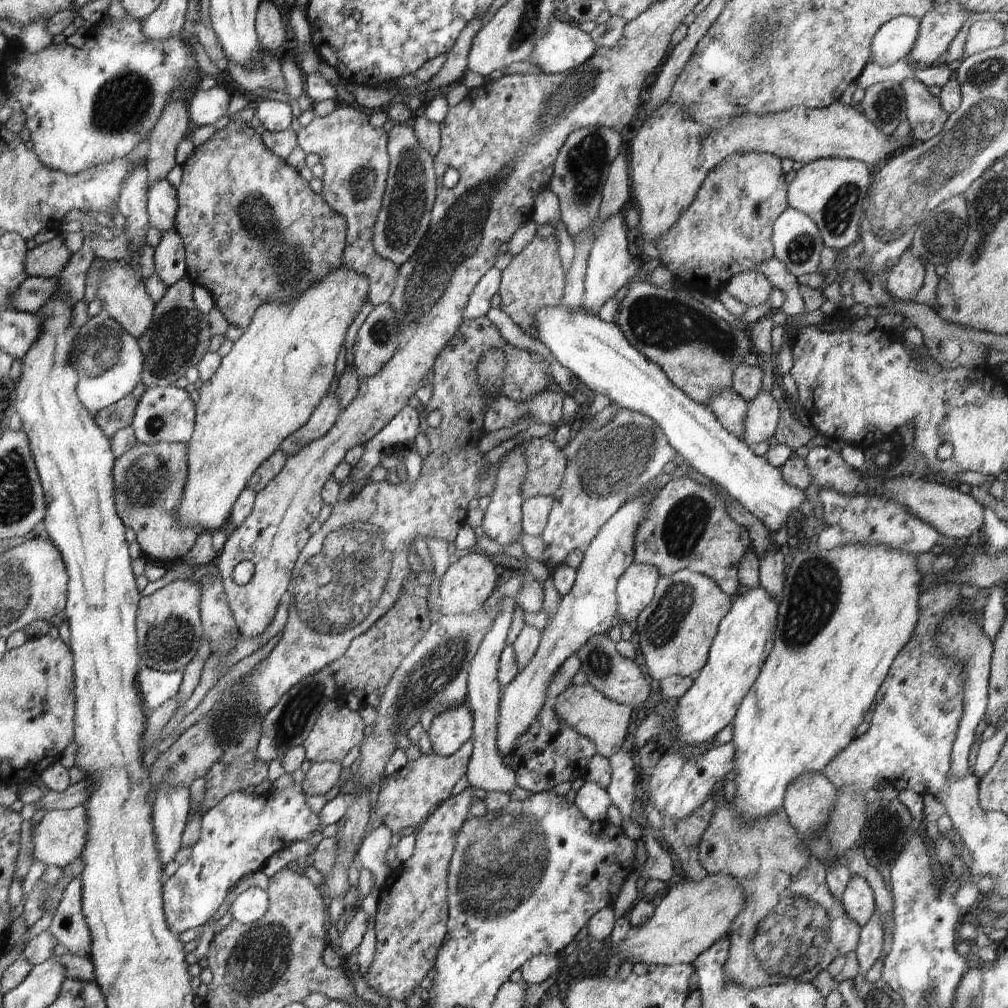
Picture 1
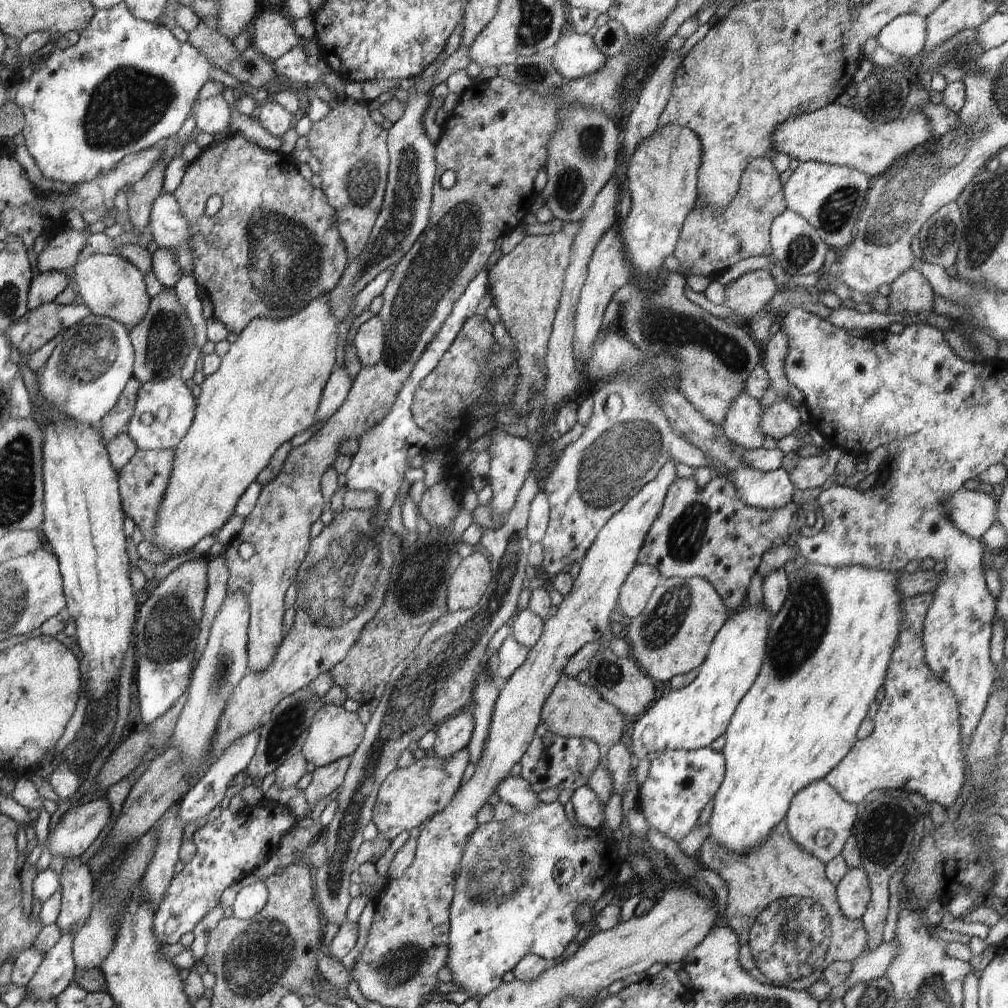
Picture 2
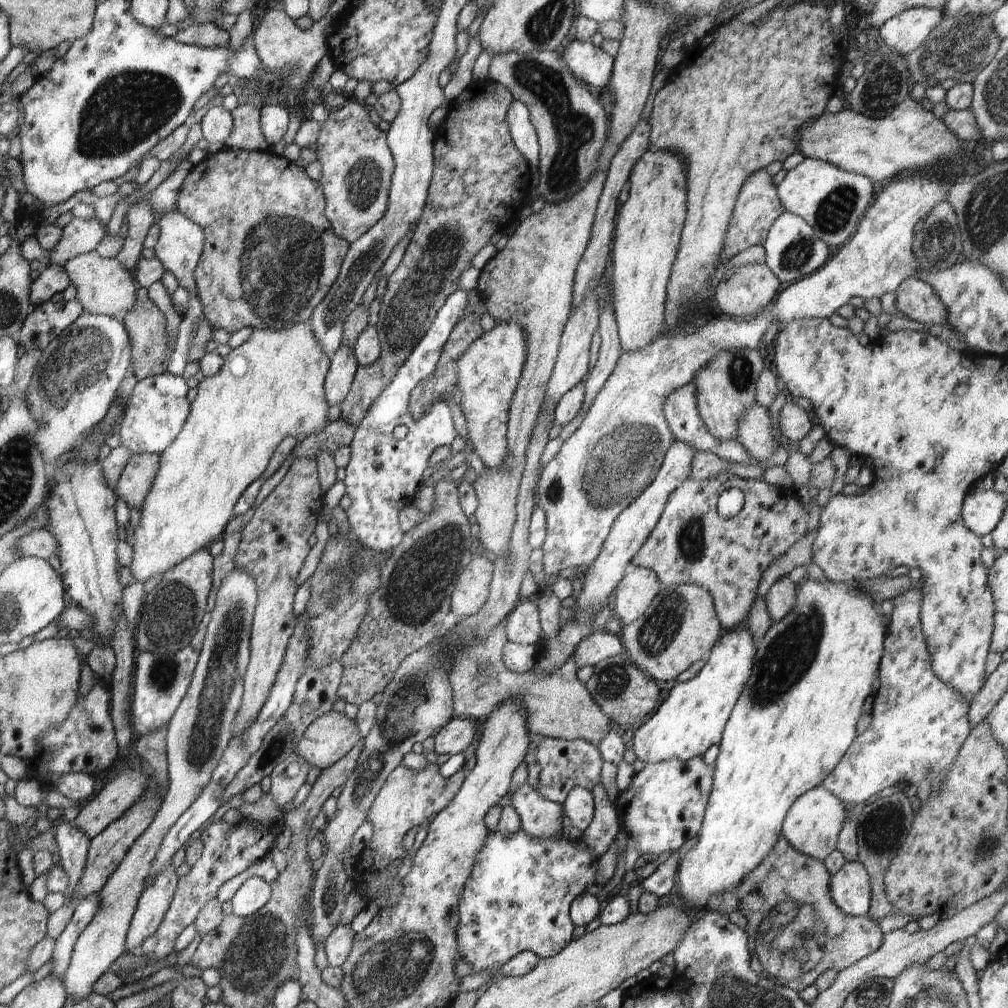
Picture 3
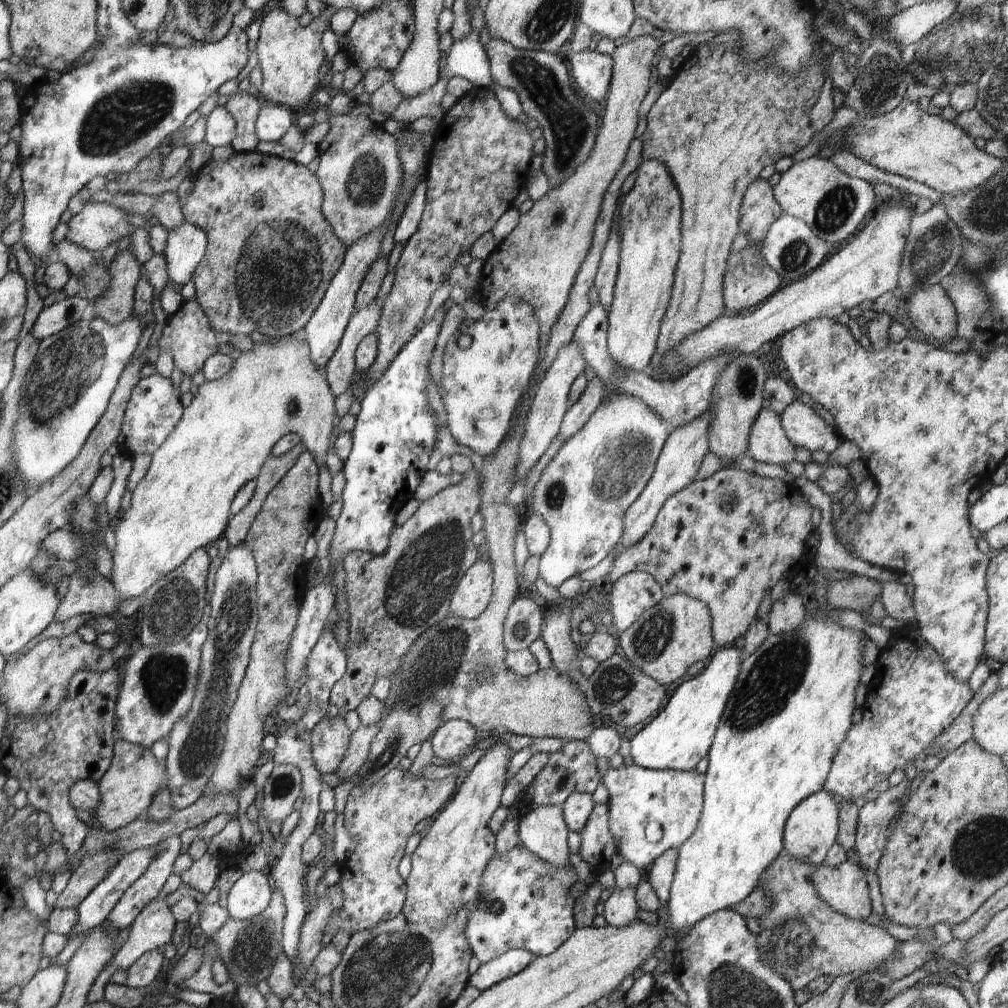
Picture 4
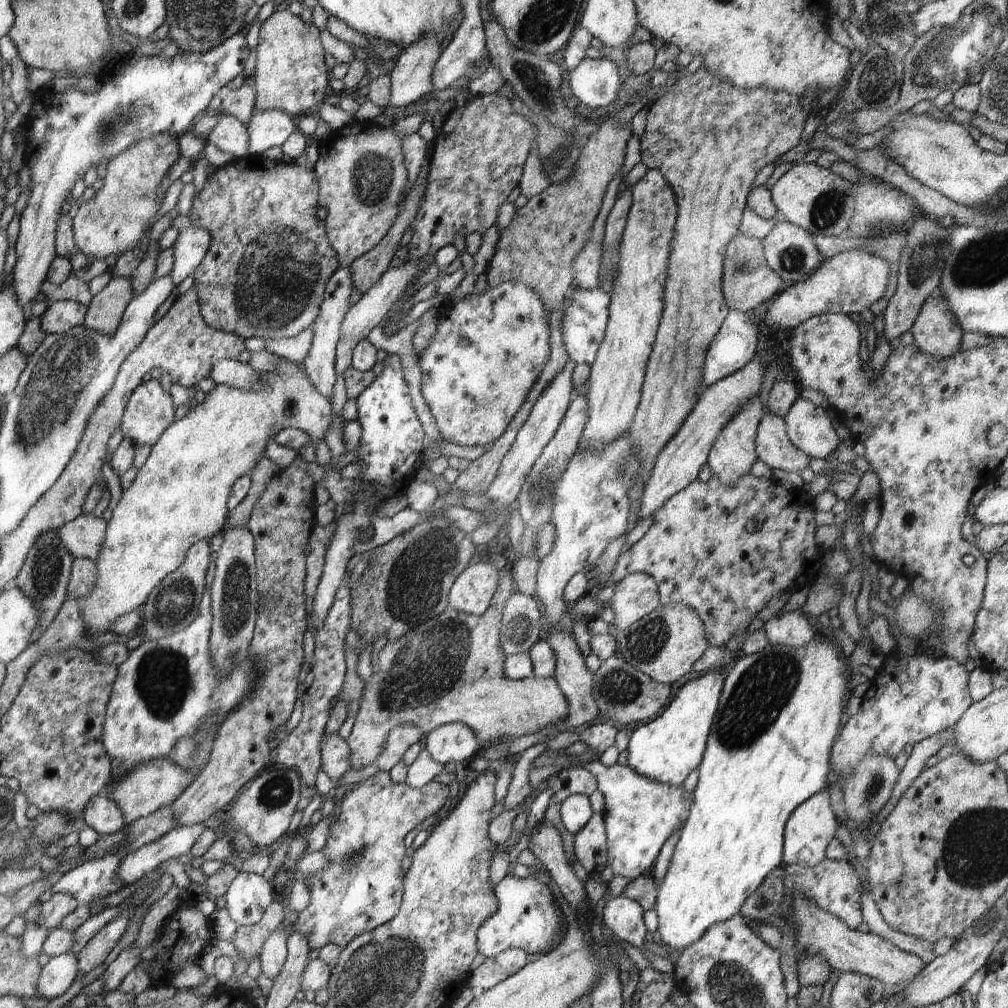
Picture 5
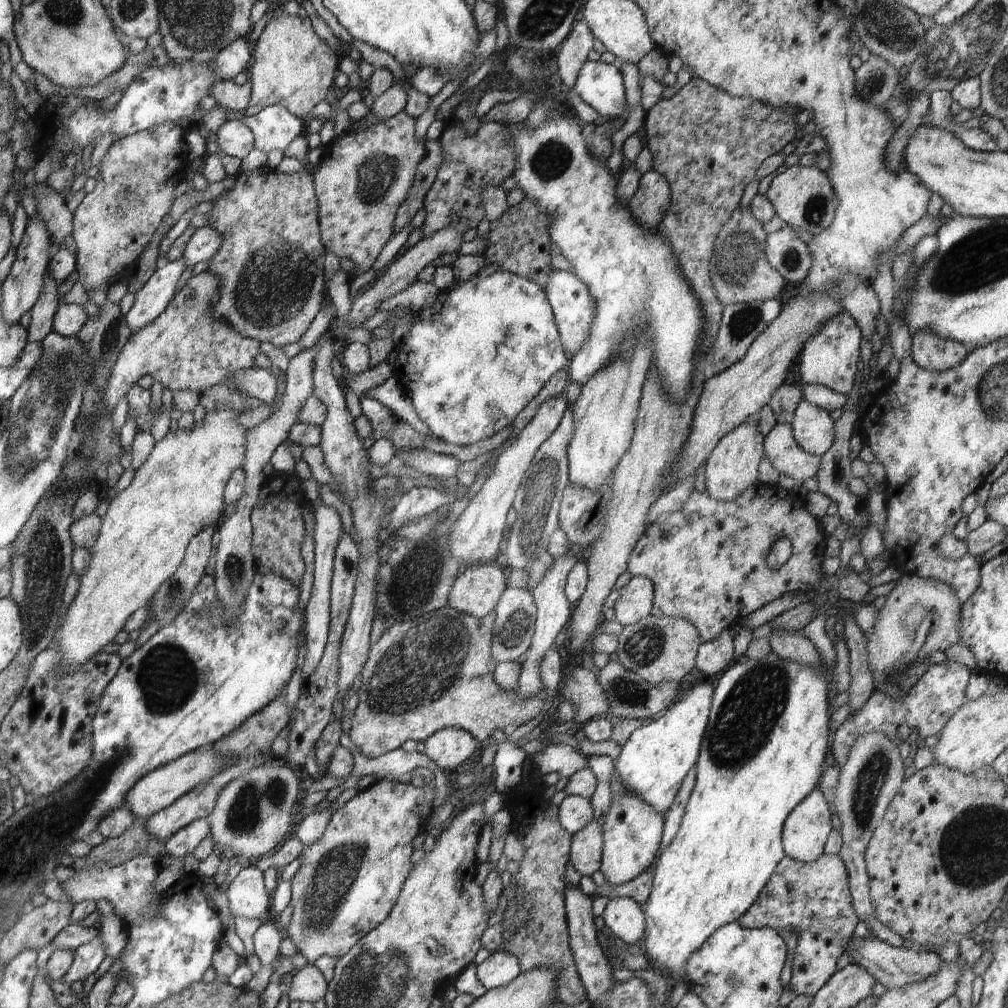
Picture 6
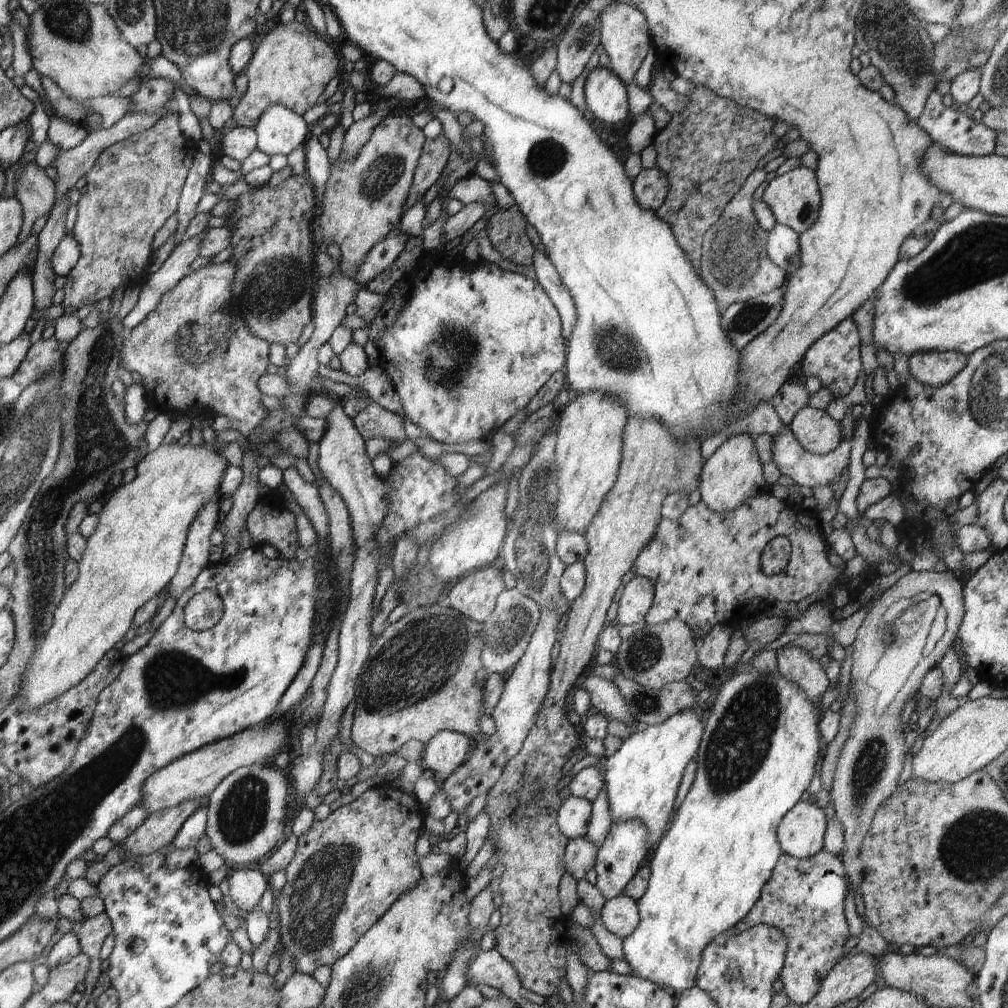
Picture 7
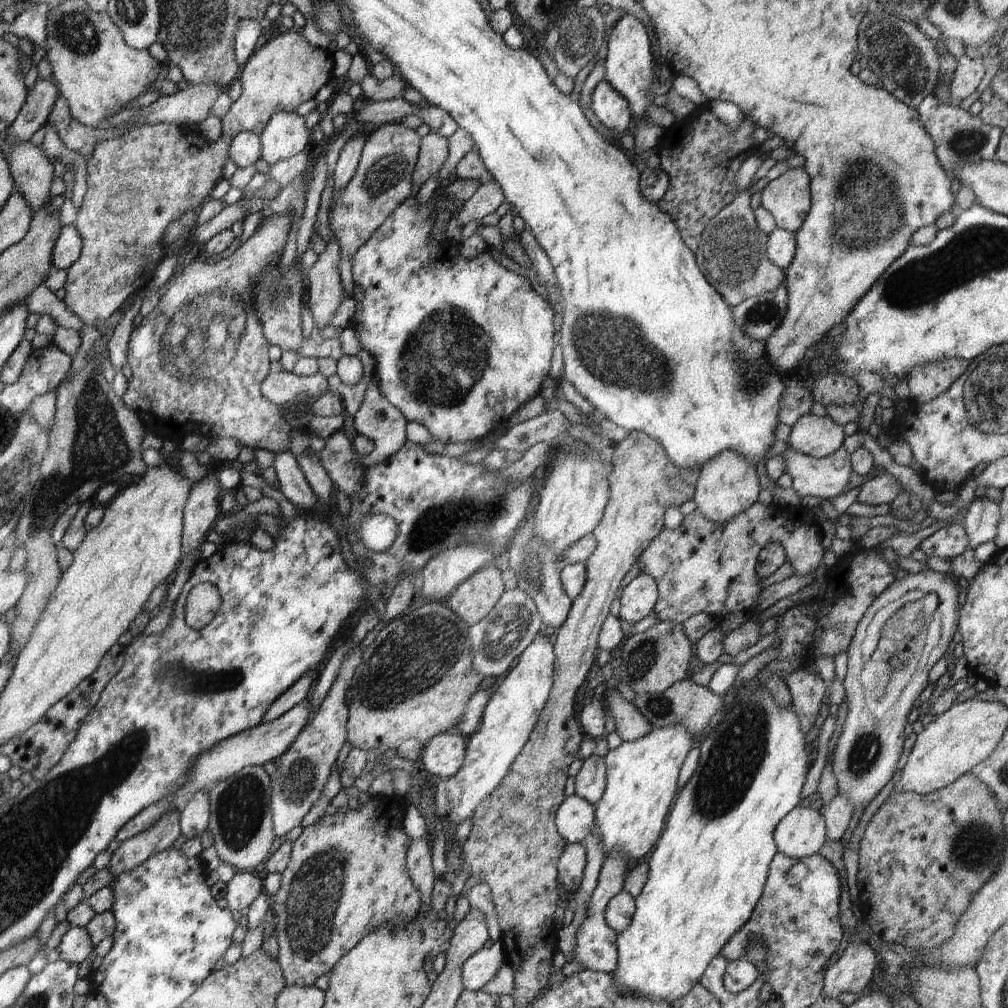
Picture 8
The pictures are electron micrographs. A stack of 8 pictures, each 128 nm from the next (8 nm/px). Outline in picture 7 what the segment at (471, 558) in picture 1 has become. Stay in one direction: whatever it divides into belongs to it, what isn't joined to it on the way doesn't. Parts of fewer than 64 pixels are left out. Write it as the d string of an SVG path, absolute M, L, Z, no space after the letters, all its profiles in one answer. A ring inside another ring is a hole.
M493 565L464 575L449 585L444 598L463 616L484 623L496 607L498 596L505 590L499 571Z

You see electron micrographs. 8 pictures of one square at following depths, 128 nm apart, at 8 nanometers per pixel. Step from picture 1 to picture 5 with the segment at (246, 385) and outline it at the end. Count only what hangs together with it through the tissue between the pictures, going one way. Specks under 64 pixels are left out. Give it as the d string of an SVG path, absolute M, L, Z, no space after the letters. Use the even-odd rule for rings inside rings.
M280 358L280 362L276 363L272 371L260 374L265 380L265 387L262 390L244 390L227 384L217 384L204 398L204 400L192 407L188 413L180 420L174 421L158 439L158 442L151 447L150 454L144 466L138 471L132 485L123 492L122 499L118 502L116 509L112 511L112 518L107 522L105 541L102 545L99 557L96 560L97 564L97 581L91 593L86 597L85 605L81 608L81 615L85 622L86 634L92 636L93 633L103 633L109 630L110 623L119 616L128 614L129 612L140 610L146 602L151 590L159 585L171 572L174 572L186 558L188 549L199 540L212 538L214 535L223 532L226 517L229 513L227 505L232 485L246 475L250 475L252 469L257 465L257 462L264 456L266 444L268 440L274 437L274 430L281 431L282 429L298 429L306 433L312 444L319 443L325 437L326 431L329 429L332 421L331 400L326 398L326 395L320 394L319 390L313 385L304 369L300 365L292 363L284 358Z

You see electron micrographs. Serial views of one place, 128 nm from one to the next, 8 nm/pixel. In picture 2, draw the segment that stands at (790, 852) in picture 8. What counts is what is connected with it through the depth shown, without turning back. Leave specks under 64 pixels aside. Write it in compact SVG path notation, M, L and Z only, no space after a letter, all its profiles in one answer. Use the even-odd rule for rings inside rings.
M818 779L792 797L784 819L794 842L827 863L841 854L853 832L856 814L858 808L854 804L846 802L824 779Z

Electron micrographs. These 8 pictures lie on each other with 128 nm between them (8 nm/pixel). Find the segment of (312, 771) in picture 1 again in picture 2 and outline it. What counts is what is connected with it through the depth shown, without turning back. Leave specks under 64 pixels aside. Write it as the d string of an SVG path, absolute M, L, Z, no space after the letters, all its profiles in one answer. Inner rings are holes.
M351 757L338 759L324 767L316 767L312 773L312 780L303 791L309 808L314 810L317 802L325 796L330 796L334 790L342 786Z

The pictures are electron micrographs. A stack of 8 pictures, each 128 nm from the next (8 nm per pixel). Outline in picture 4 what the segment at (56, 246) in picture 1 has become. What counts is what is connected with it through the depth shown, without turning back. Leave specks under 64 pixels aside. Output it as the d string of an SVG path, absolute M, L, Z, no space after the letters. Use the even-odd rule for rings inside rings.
M86 203L83 210L69 220L66 238L87 251L100 254L109 244L134 231L124 218L124 214L129 213L108 203Z

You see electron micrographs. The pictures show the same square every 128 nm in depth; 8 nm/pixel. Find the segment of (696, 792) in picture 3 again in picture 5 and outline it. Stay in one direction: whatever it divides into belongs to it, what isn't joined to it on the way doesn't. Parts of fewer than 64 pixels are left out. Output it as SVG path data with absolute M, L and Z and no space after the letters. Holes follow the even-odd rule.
M599 760L596 762L568 762L568 767L582 765L597 780L597 788L606 800L603 810L605 833L607 836L607 866L612 868L614 876L626 876L631 879L643 875L656 857L662 846L676 830L680 830L688 818L693 803L693 793L682 786L656 782L641 775L628 765L606 766Z

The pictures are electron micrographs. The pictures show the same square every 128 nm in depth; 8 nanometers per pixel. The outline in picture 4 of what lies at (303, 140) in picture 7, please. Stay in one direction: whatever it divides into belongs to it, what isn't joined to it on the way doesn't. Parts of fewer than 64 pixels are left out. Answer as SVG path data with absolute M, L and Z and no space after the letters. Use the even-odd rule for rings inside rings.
M263 102L255 122L255 131L259 141L276 142L280 140L292 126L290 114L291 110L286 106Z

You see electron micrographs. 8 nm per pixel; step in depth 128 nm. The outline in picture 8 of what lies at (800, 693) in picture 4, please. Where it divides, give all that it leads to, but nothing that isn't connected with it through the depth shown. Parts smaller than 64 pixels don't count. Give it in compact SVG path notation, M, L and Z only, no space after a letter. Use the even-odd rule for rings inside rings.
M754 678L741 689L736 689L736 702L742 704L734 704L726 714L724 711L720 714L718 726L712 730L710 736L704 738L704 742L700 744L700 760L698 762L694 775L686 785L677 792L677 797L668 814L665 828L656 844L656 847L647 857L649 867L648 881L644 889L635 899L635 912L632 916L632 922L617 936L617 962L618 968L612 972L616 982L618 982L618 990L622 994L636 994L636 996L646 996L652 1000L662 1000L668 1006L672 1002L684 998L697 983L699 983L704 970L710 964L710 960L714 956L720 954L723 945L736 934L742 926L748 922L752 916L753 909L757 907L762 897L766 880L768 879L768 870L772 858L776 857L778 850L774 841L774 830L776 826L790 813L799 802L801 802L800 793L807 779L807 775L811 774L815 768L808 764L808 754L805 750L805 736L800 732L800 724L798 718L794 714L793 706L786 706L784 710L774 702L772 694Z

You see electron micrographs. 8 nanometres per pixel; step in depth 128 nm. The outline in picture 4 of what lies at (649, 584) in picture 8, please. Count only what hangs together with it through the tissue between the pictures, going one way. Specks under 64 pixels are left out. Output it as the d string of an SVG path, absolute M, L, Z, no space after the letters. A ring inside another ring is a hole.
M629 571L615 580L608 594L614 633L628 630L651 606L665 597L660 585L644 571Z

